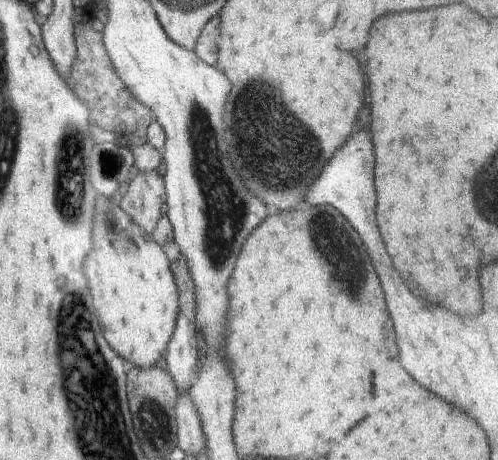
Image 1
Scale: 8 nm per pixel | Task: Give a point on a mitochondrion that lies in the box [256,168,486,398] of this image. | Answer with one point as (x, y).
(335, 239)

